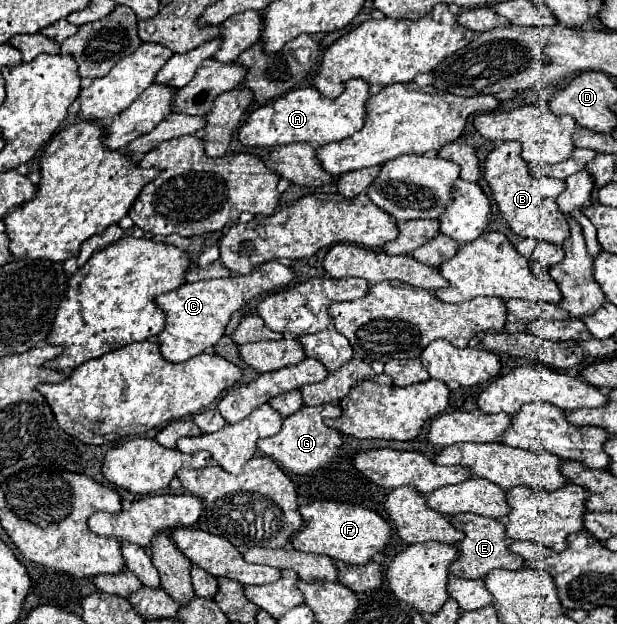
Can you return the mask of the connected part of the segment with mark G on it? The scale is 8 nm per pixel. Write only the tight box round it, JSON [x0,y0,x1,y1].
[257,404,343,474]

